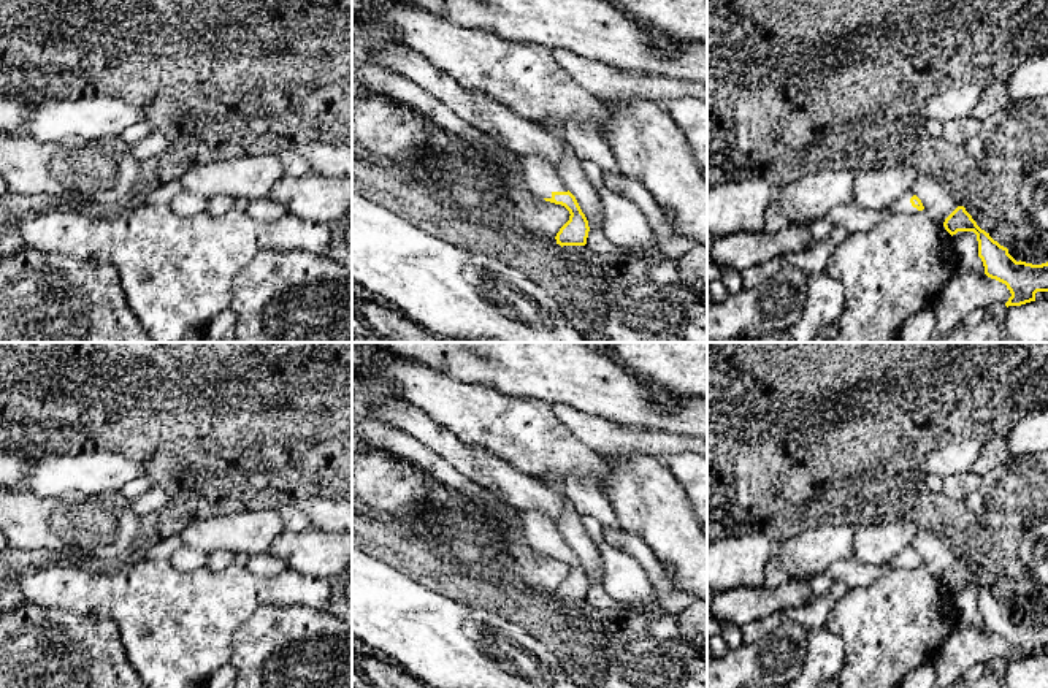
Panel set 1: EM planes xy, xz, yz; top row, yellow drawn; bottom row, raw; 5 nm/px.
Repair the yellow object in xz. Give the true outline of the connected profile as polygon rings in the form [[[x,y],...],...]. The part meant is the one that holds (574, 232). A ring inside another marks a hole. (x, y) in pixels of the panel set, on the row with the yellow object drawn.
[[[539,155],[518,159],[523,166],[525,185],[539,198],[561,204],[569,211],[569,220],[560,228],[555,239],[563,246],[585,246],[588,238],[588,220],[576,197],[566,189],[558,173]]]

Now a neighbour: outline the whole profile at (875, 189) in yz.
[[[912,163],[885,170],[862,170],[855,173],[853,203],[861,209],[877,211],[888,208],[910,192],[920,171]]]

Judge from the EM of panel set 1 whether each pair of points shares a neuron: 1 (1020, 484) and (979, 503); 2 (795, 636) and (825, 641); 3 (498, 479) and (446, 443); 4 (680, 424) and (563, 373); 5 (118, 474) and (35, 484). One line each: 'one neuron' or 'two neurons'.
1: one neuron
2: two neurons
3: one neuron
4: one neuron
5: one neuron

